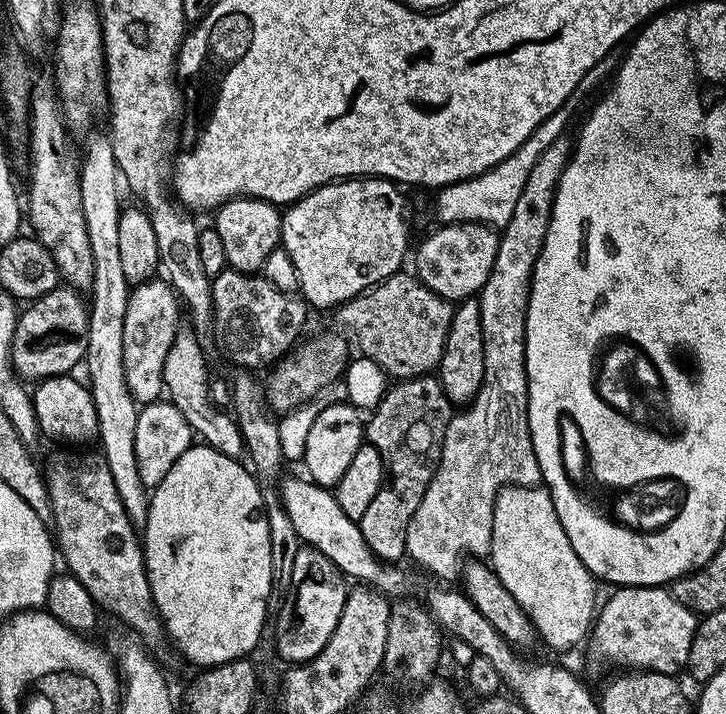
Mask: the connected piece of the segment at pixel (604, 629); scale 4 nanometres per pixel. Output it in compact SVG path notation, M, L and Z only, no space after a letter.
M620 586L608 601L599 605L596 619L590 629L590 644L596 647L596 652L608 664L625 664L628 670L643 670L645 672L661 672L667 676L676 676L685 671L688 655L692 649L694 638L698 635L696 628L697 613L692 612L678 598L674 598L667 587L634 588Z

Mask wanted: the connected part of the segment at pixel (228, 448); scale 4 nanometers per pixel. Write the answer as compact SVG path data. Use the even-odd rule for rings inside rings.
M181 326L178 328L177 336L166 356L163 391L167 399L174 406L178 406L178 410L182 410L186 422L190 422L193 433L199 439L201 436L204 439L201 441L207 447L226 454L226 458L231 460L243 461L246 449L235 419L229 413L227 416L222 409L208 404L208 360L204 357L204 348L200 345L199 339L201 340L201 337L195 327Z

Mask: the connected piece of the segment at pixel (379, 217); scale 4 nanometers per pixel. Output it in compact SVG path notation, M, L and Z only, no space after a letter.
M365 176L323 184L321 188L315 188L301 200L283 209L280 217L280 244L286 254L294 258L300 292L313 309L335 310L405 267L408 204L400 192L403 192L401 185L393 181L381 180L379 176Z

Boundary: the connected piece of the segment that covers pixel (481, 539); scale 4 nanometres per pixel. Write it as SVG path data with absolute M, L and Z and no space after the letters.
M555 146L546 150L538 158L538 162L535 162L534 170L530 170L522 186L522 194L518 198L518 206L514 206L510 222L504 225L499 233L500 245L496 251L494 270L478 293L486 358L484 381L471 404L457 411L448 421L444 431L440 465L436 468L426 494L422 496L422 506L418 506L418 510L414 512L414 518L406 534L407 555L413 556L418 563L432 568L436 575L444 579L441 580L444 582L452 582L455 576L457 579L469 557L484 558L489 555L492 547L494 506L500 491L509 486L535 488L541 483L540 467L538 458L534 454L528 421L528 374L524 357L526 354L524 331L532 271L544 245L552 213L552 200L556 197L556 184L560 181L566 163L566 152L560 148Z

